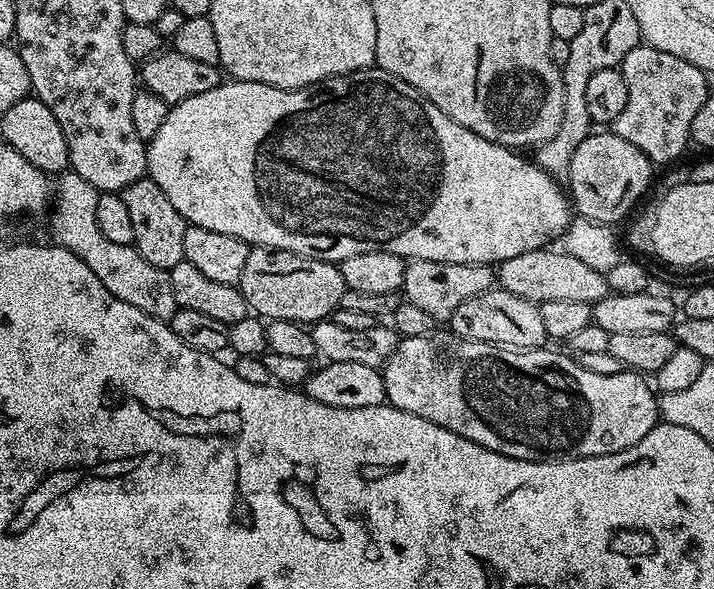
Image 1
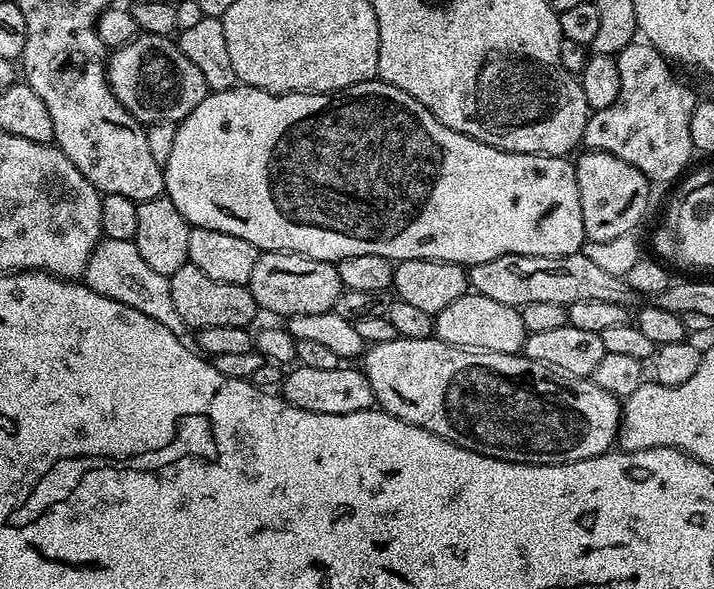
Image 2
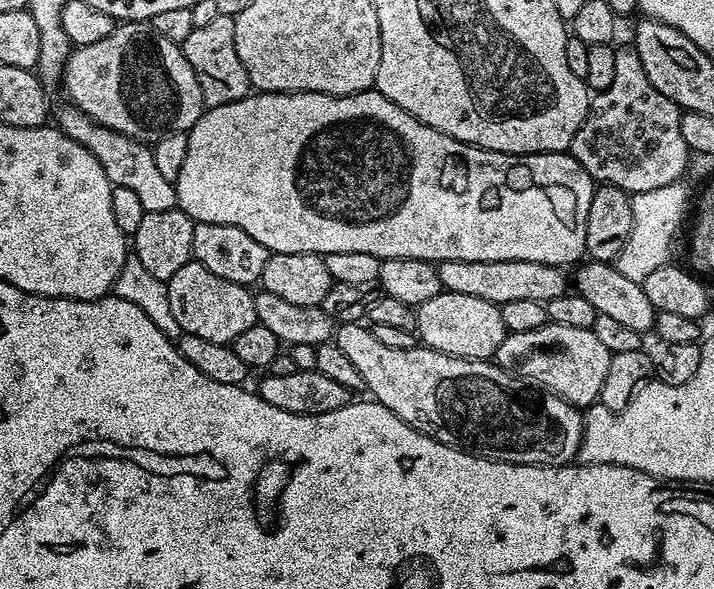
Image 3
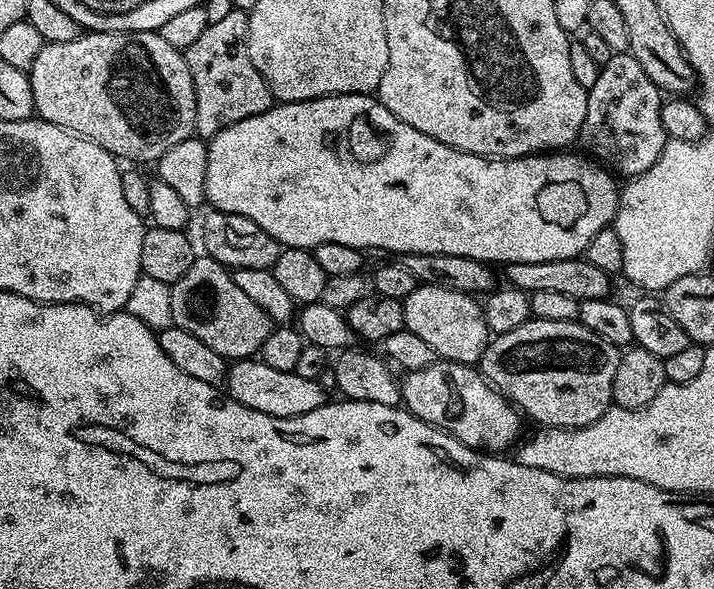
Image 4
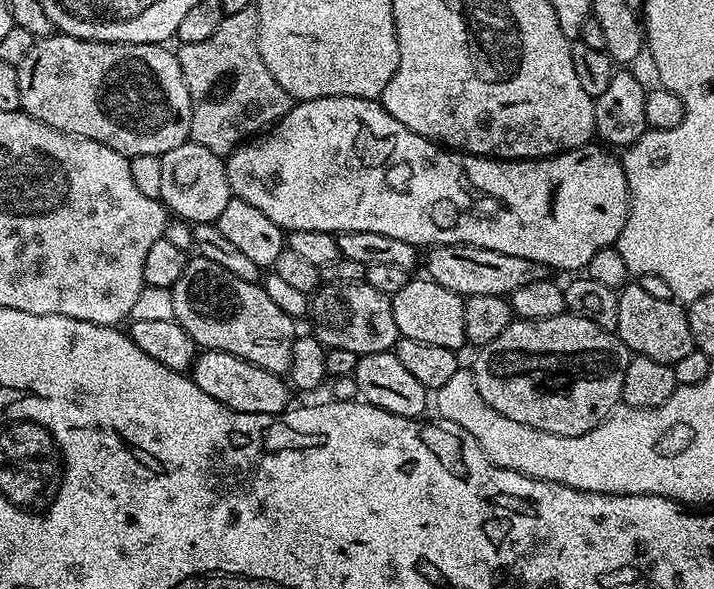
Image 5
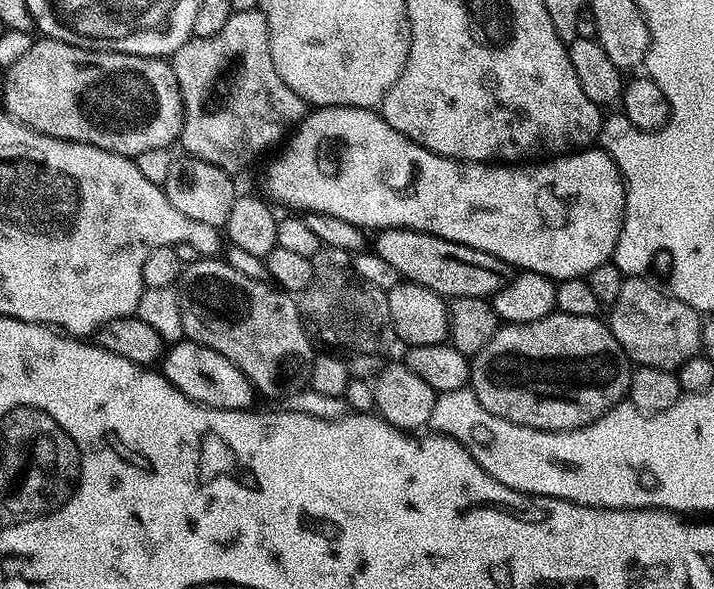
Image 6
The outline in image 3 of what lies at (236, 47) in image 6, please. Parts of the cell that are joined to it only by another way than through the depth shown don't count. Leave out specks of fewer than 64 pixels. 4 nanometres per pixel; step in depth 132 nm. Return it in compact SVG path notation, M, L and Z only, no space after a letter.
M216 15L207 26L193 28L190 38L183 44L186 62L194 70L198 78L198 86L202 90L202 98L208 108L222 106L230 102L238 102L249 95L248 71L234 50L234 19L230 16Z

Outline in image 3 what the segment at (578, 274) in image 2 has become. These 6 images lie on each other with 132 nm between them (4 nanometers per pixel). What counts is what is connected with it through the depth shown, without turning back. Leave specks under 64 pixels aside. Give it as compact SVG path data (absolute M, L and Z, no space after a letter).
M441 260L440 286L454 294L471 294L473 298L486 298L491 304L518 302L521 298L549 301L565 295L570 288L570 276L558 264L507 260L506 262L466 262L465 260Z

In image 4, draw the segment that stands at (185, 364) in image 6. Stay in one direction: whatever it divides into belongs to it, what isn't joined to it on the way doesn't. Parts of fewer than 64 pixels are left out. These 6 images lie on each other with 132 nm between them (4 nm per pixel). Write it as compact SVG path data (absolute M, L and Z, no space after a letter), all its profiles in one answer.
M259 358L237 360L227 369L227 395L242 402L242 406L262 410L262 414L270 414L274 418L294 418L298 414L310 414L310 410L318 410L318 406L326 402L322 385L320 380L298 378L295 371L274 370L274 366L266 366Z

